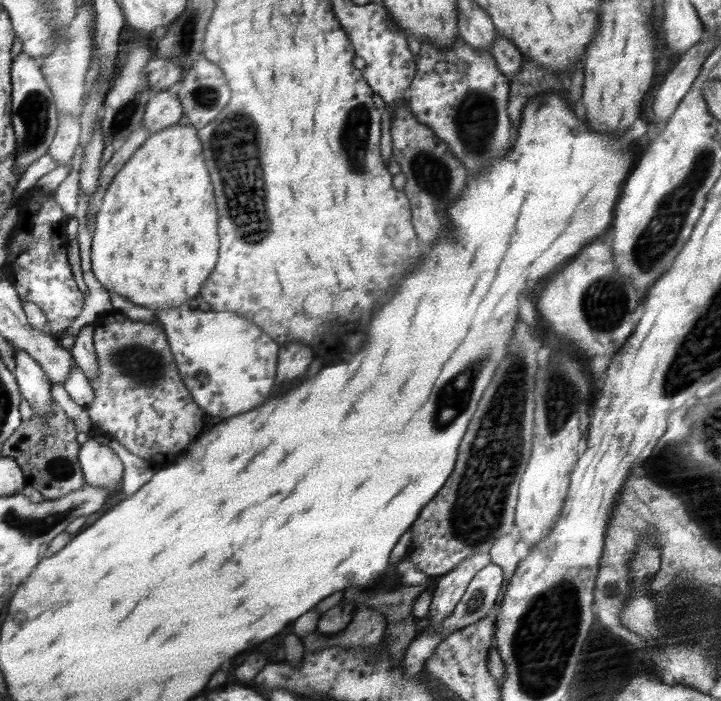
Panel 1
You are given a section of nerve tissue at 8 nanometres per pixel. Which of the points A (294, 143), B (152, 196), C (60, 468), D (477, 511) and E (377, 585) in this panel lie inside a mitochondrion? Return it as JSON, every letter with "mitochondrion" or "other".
{"A":"other","B":"other","C":"mitochondrion","D":"mitochondrion","E":"other"}

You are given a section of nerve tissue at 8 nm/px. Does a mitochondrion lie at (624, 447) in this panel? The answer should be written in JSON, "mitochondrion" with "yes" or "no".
{"mitochondrion":"no"}

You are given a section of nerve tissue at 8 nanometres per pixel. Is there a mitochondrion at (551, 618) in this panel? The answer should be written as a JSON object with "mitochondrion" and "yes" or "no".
{"mitochondrion":"yes"}

